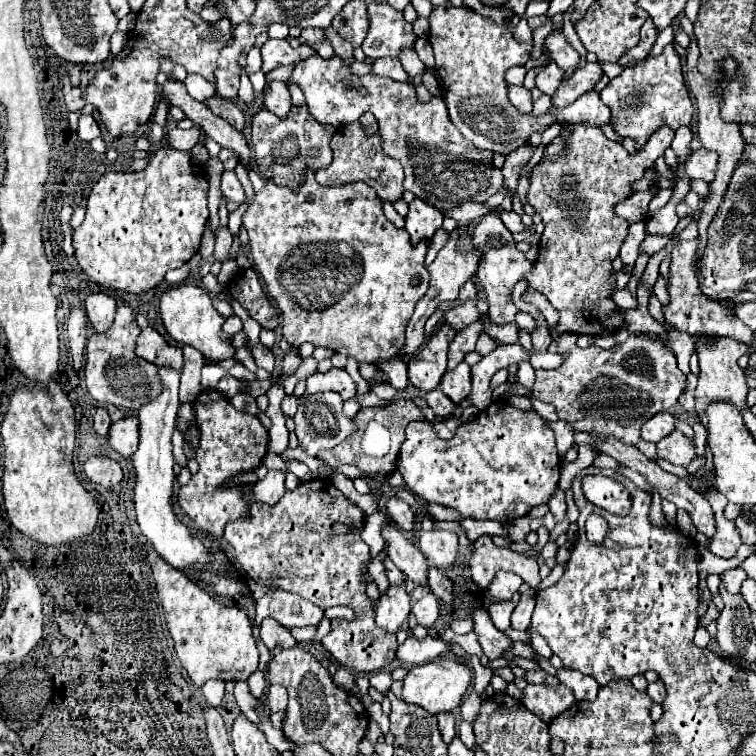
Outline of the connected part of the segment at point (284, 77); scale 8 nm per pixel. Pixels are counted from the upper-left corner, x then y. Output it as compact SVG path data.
M291 64L289 66L279 66L274 70L270 71L268 74L266 74L266 86L263 92L267 94L267 90L269 90L268 83L273 80L287 82L291 76L291 72L293 71L294 67L295 64Z

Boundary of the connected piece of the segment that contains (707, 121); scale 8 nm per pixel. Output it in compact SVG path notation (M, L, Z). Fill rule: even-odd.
M691 40L691 44L689 44L689 54L687 54L687 86L689 86L689 92L691 92L693 98L695 98L695 106L697 106L697 112L699 112L699 114L697 114L697 118L699 118L699 120L697 120L697 138L701 140L703 148L715 150L715 152L719 154L719 160L717 160L717 174L715 174L713 182L709 182L709 196L703 196L705 206L703 206L703 212L701 212L701 216L699 216L699 222L697 222L697 226L699 226L697 246L699 246L699 248L697 248L695 262L693 262L695 274L699 274L699 270L701 270L701 258L703 258L703 246L707 244L707 228L709 228L709 222L713 220L713 216L715 216L715 212L717 212L721 200L723 200L725 188L727 188L727 184L729 184L729 178L731 178L731 174L733 174L735 164L737 164L739 158L741 158L743 144L745 144L743 138L741 138L739 126L733 124L733 122L721 120L721 116L719 116L719 104L717 104L715 96L713 96L713 88L707 84L707 80L705 80L705 78L699 74L699 70L697 70L697 58L699 58L699 48L697 48L697 42Z

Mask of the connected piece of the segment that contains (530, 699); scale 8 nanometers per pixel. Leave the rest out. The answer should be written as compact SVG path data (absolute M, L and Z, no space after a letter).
M527 686L523 690L523 704L537 714L543 722L551 722L563 710L567 710L575 702L573 692L567 686L551 688L551 686Z

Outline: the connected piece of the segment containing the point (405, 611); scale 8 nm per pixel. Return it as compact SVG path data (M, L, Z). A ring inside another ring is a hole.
M391 586L385 594L381 594L381 602L375 610L375 622L379 628L383 628L389 634L397 634L401 624L407 620L411 612L409 596L403 586Z

